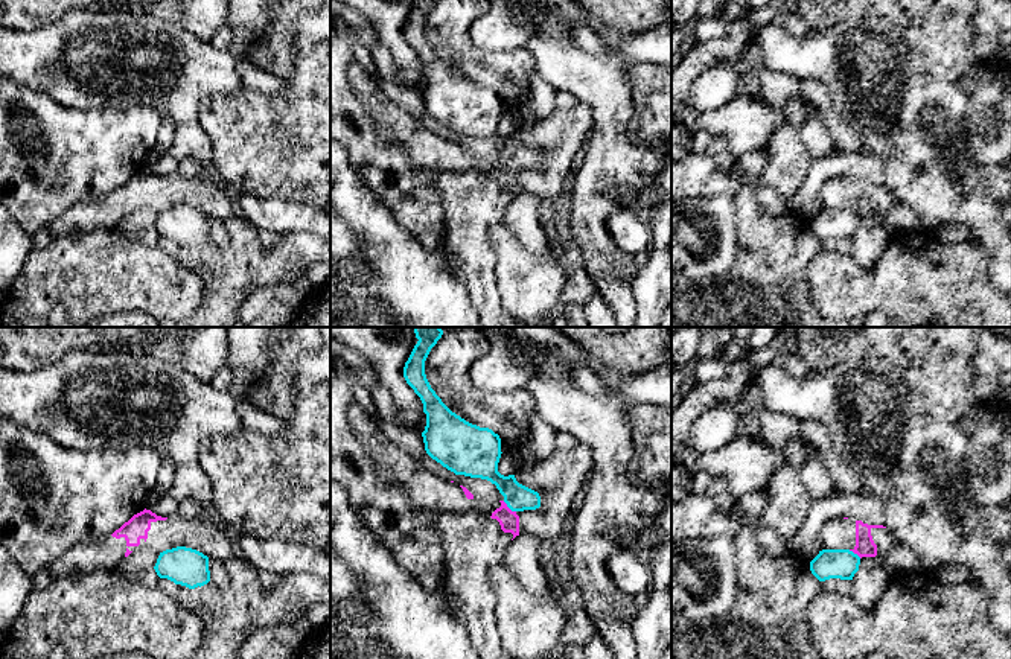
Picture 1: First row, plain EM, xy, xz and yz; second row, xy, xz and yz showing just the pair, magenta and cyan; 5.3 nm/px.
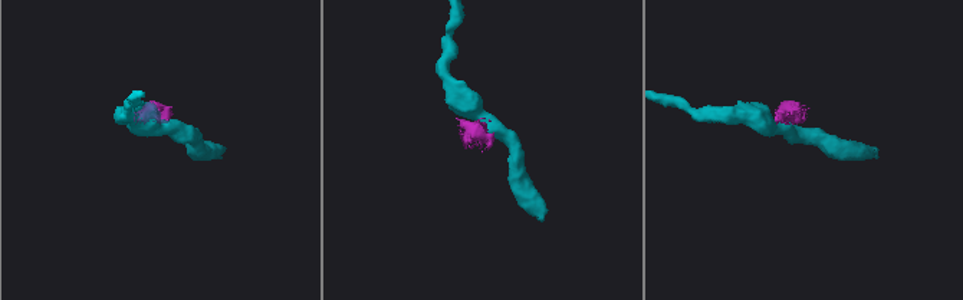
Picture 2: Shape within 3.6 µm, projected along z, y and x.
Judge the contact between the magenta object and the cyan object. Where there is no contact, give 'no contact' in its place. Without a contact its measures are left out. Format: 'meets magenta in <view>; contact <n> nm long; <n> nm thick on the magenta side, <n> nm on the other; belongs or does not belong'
meets magenta in xz; contact 90 nm long; 110 nm thick on the magenta side, 140 nm on the other; does not belong

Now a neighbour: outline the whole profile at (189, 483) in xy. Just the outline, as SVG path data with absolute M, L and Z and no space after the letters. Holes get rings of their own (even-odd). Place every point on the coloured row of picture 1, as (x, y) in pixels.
M198 460L184 463L177 467L169 493L180 502L195 499L203 507L212 504L212 482L201 469Z

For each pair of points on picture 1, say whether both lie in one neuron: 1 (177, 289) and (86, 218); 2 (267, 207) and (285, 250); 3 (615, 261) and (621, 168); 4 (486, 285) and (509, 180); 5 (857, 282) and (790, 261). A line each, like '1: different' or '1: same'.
1: different
2: different
3: same
4: same
5: different

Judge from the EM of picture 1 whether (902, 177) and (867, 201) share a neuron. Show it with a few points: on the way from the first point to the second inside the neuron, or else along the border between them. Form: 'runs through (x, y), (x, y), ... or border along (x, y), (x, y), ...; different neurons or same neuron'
border along (882, 184), (897, 200); different neurons

